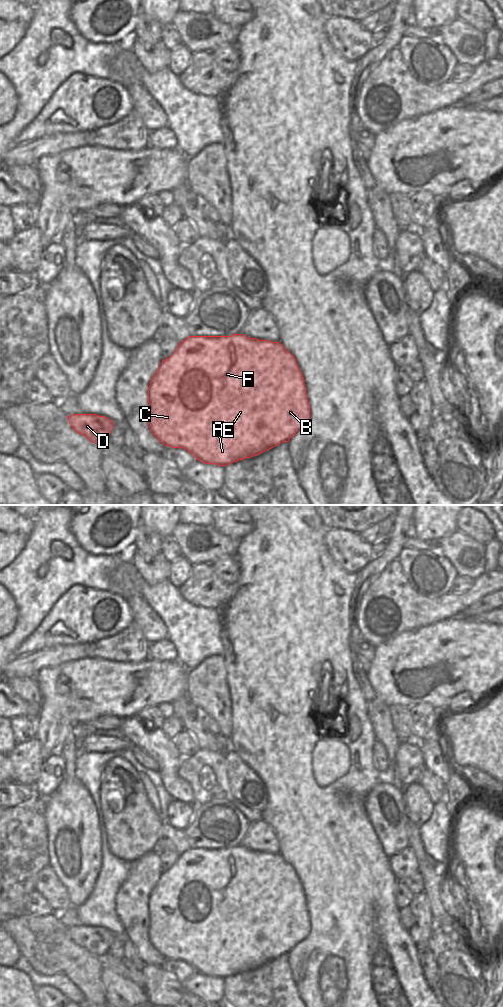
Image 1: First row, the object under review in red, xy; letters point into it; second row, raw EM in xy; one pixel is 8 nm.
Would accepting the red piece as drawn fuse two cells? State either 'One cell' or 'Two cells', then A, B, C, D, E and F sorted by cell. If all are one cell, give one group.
One cell. Groups: A B C D E F.

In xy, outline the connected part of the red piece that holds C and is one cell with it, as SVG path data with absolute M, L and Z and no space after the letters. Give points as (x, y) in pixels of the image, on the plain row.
M189 848L162 875L148 899L152 946L165 958L183 960L205 976L227 978L288 954L310 933L310 917L294 868L279 854L231 848Z

